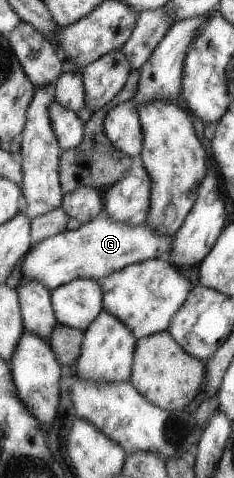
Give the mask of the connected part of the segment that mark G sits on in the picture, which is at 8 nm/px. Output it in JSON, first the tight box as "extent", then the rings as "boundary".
{"extent":[16,214,173,292],"boundary":[[[101,214],[75,230],[66,229],[30,247],[16,274],[29,281],[39,281],[49,292],[79,277],[100,281],[127,265],[151,258],[165,258],[173,245],[173,236],[155,235],[155,231],[151,231],[145,223],[125,225]]]}

